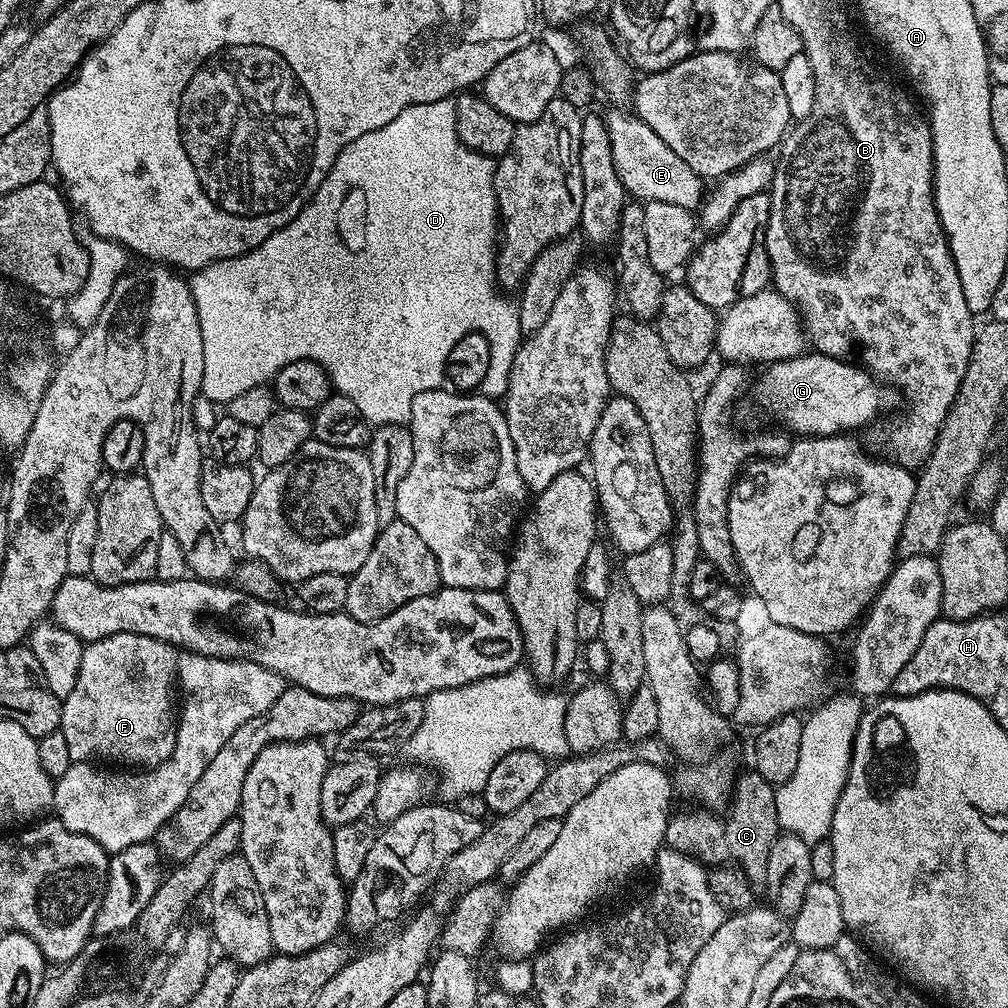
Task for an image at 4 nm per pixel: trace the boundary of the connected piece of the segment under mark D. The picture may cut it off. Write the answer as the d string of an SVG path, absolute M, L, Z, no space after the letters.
M441 102L441 103L438 103L438 104L412 104L412 105L410 105L410 106L409 106L409 108L407 108L407 109L406 109L406 110L402 110L402 114L398 114L398 118L394 118L394 119L392 119L392 121L390 121L390 122L386 122L386 126L382 126L382 130L370 130L370 134L362 134L362 138L354 138L354 142L350 142L350 146L346 146L346 147L345 147L345 148L344 148L344 149L343 149L343 150L342 150L342 154L338 154L338 158L337 158L337 159L336 159L336 161L335 161L335 162L334 162L334 166L330 166L330 170L329 170L329 171L328 171L328 173L327 173L327 174L326 174L326 178L322 178L322 182L321 182L321 183L320 183L320 185L319 185L319 186L318 186L318 190L317 190L317 191L316 191L316 192L315 192L315 194L313 194L313 195L312 195L312 197L310 197L310 198L309 198L309 200L308 200L308 202L307 202L307 204L305 204L305 205L304 205L304 208L303 208L303 209L302 209L302 210L301 210L301 211L300 211L300 213L298 213L298 215L296 215L296 217L295 217L295 218L294 218L294 219L293 219L293 220L291 220L291 222L290 222L290 223L288 223L288 224L287 224L287 225L286 225L286 226L282 226L282 227L281 227L281 228L280 228L280 229L278 229L278 231L277 231L277 232L275 232L275 233L274 233L274 234L270 234L270 238L266 238L266 242L262 242L262 243L261 243L261 244L260 244L260 245L259 245L259 246L258 246L258 247L257 247L257 248L255 248L255 249L254 249L254 251L253 251L253 252L247 252L247 253L246 253L246 254L242 254L242 255L241 255L241 256L230 256L230 257L227 257L227 258L221 258L221 259L219 259L219 260L216 260L216 261L215 261L215 262L214 262L214 263L213 263L213 264L207 264L207 265L206 265L206 267L204 267L204 268L201 268L201 269L199 269L199 271L197 271L197 272L196 272L196 273L195 273L195 274L196 274L196 275L197 275L197 276L196 276L196 277L194 277L194 278L193 278L193 277L191 277L191 280L190 280L190 287L191 287L191 290L192 290L192 298L193 298L193 300L194 300L194 306L195 306L195 307L196 307L196 310L197 310L197 314L198 314L198 322L199 322L199 323L200 323L200 329L201 329L201 330L202 330L202 346L203 346L203 347L204 347L204 365L203 365L203 366L202 366L202 386L201 386L201 387L200 387L200 390L201 390L201 393L202 393L202 394L203 394L203 396L204 396L204 397L205 397L205 398L206 398L206 399L208 399L208 400L210 400L210 401L213 401L213 402L227 402L227 401L230 401L230 400L233 400L233 399L234 399L234 398L238 398L238 394L246 394L246 390L250 390L250 389L251 389L251 388L253 388L253 387L254 387L254 386L258 386L258 385L259 385L259 384L262 384L262 385L267 385L267 384L268 384L268 383L269 383L269 381L271 381L271 380L272 380L272 379L273 379L273 378L274 378L274 377L275 377L275 376L276 376L276 375L277 375L277 374L278 374L278 373L279 373L279 372L280 372L280 368L281 368L281 367L282 367L282 366L290 366L290 362L298 362L298 361L299 361L299 360L313 360L313 361L314 361L314 362L318 362L318 363L319 363L319 364L320 364L320 365L322 365L322 366L323 366L323 368L324 368L324 369L325 369L325 370L326 370L326 374L327 374L327 375L328 375L328 377L329 377L329 378L330 378L330 379L331 379L331 380L332 380L332 386L333 386L333 389L335 389L335 391L336 391L336 392L337 392L337 393L339 393L339 395L342 395L342 396L345 396L345 397L346 397L346 398L350 398L350 402L354 402L354 406L358 406L358 410L362 410L362 418L366 418L366 422L367 422L367 423L368 423L368 425L370 425L370 426L379 426L379 425L383 425L383 424L400 424L400 425L407 425L407 424L408 424L408 423L409 423L409 421L411 421L411 419L412 419L412 407L413 407L413 406L414 406L414 398L415 398L415 397L416 397L416 396L417 396L417 395L418 395L418 394L422 394L422 393L423 393L423 392L425 392L425 391L426 391L426 390L434 390L434 389L435 389L435 388L438 388L438 387L441 387L441 385L443 385L443 384L444 384L444 383L445 383L445 380L446 380L446 377L445 377L445 374L444 374L444 371L445 371L445 370L446 370L446 358L450 358L450 350L454 350L454 342L458 342L458 338L462 338L462 337L463 337L463 336L465 336L465 335L466 335L466 334L470 334L470 333L471 333L471 332L480 332L480 333L482 333L482 335L484 335L484 337L485 337L485 338L486 338L486 342L490 342L490 370L489 370L489 371L488 371L488 380L489 380L489 381L492 381L492 382L494 382L494 380L500 380L500 384L501 384L501 385L504 385L504 386L506 386L506 385L508 385L508 383L509 383L509 382L510 382L510 370L511 370L511 369L512 369L512 367L513 367L513 366L514 366L514 358L515 358L515 357L516 357L516 352L517 352L517 350L518 350L518 349L519 349L519 348L520 348L520 346L521 346L521 343L522 343L522 333L521 333L521 331L520 331L520 319L519 319L519 318L518 318L518 307L517 307L517 305L516 305L516 304L515 304L515 303L513 303L513 301L512 301L512 304L511 304L511 302L510 302L510 301L508 301L508 300L507 300L507 298L506 298L506 297L504 297L504 296L499 296L499 294L500 294L500 295L504 295L504 294L501 294L501 293L500 293L500 292L499 292L499 291L498 291L498 285L497 285L497 283L496 283L496 247L497 247L497 244L498 244L498 217L497 217L497 215L496 215L496 195L495 195L495 194L494 194L494 178L495 178L495 177L496 177L496 166L495 166L495 163L494 163L494 160L493 160L493 157L490 157L490 156L483 156L483 154L481 154L481 153L480 153L480 152L472 152L472 151L471 151L471 150L470 150L470 149L468 149L468 147L467 147L467 146L466 146L466 145L464 145L464 143L463 143L463 142L461 142L461 141L460 141L460 139L459 139L459 138L458 138L458 130L457 130L457 129L456 129L456 106L455 106L455 103L452 103L452 102Z

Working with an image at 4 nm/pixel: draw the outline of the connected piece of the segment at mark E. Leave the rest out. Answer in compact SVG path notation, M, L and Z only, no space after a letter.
M624 110L612 111L616 112L610 113L609 116L605 115L603 121L610 138L610 154L614 158L614 170L618 170L618 178L622 180L625 193L640 202L657 200L670 202L670 206L682 206L689 210L699 209L706 195L705 181L697 176L694 170L690 170L690 166L686 166L686 162L682 162L682 158L678 158L678 154L674 154L674 150L670 150L670 146L666 146L666 142L662 142L662 138L658 138L658 134L650 130L650 126L646 126L646 122L636 119L635 115L629 113L627 115L622 112Z

